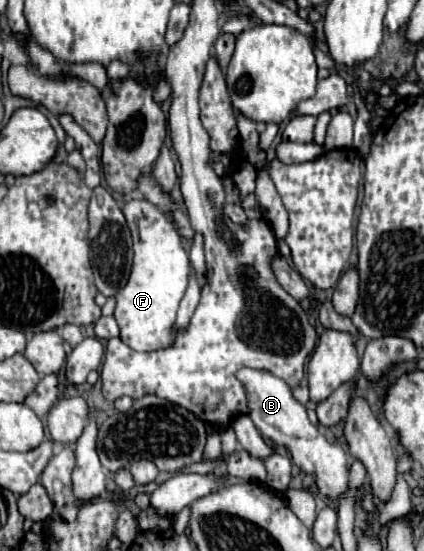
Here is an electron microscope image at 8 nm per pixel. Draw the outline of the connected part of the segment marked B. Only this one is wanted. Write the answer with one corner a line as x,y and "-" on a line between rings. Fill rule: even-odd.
241,369
237,373
241,383
247,389
247,403
249,403
249,417
257,425
257,429
271,439
275,445
283,445
289,449
293,463
301,467
303,473
315,475
317,489
321,495
325,495
331,501
337,501
345,495
349,489
349,471
347,471
347,455
337,443
329,443
317,427
313,427
307,419
305,407
293,399
291,389
287,383
267,371
253,371
253,369

